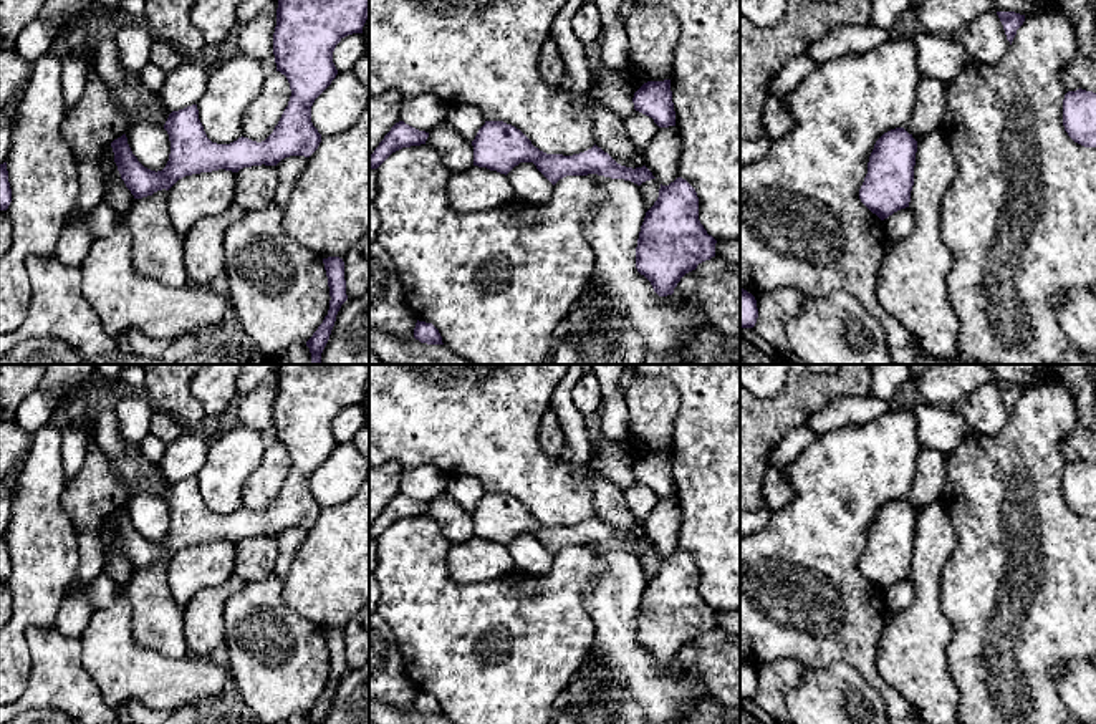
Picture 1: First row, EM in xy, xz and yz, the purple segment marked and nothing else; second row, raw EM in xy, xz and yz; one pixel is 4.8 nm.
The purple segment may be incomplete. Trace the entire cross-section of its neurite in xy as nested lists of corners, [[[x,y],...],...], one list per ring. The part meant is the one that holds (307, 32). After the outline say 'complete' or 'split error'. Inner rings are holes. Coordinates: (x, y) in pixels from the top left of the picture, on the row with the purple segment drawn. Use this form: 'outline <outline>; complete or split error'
outline [[[278,0],[273,55],[291,96],[273,133],[262,142],[242,136],[230,144],[217,144],[207,138],[197,104],[172,111],[164,124],[171,154],[157,172],[137,161],[123,134],[111,147],[134,199],[169,191],[192,174],[238,172],[252,166],[276,166],[290,156],[310,157],[321,142],[311,123],[311,106],[338,75],[333,51],[344,36],[363,33],[368,18],[369,0]]]; complete

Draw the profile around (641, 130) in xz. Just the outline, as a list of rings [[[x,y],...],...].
[[[639,111],[629,114],[623,123],[632,144],[642,151],[652,142],[659,131],[659,126],[654,123],[654,119]]]

